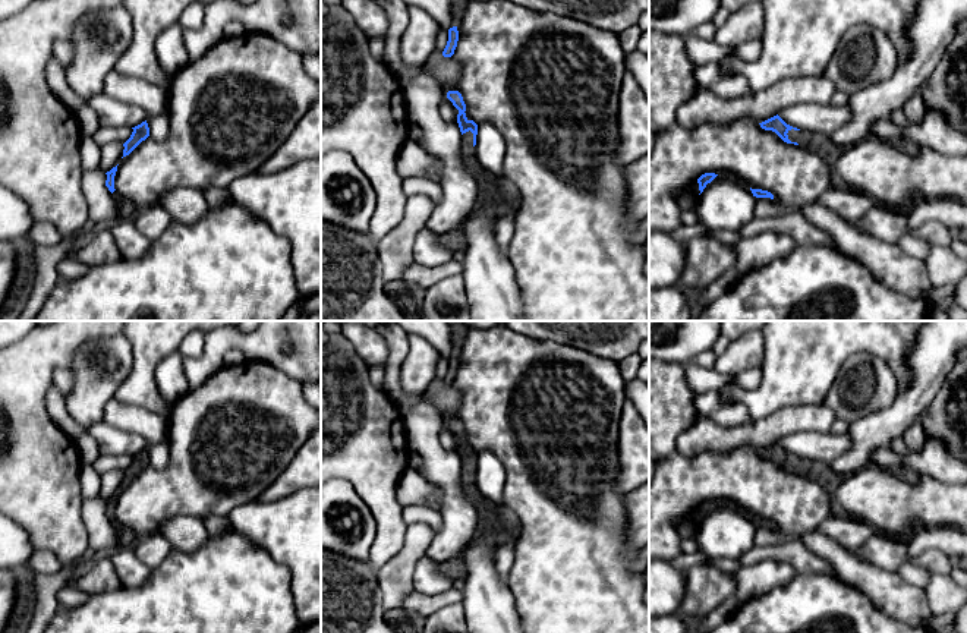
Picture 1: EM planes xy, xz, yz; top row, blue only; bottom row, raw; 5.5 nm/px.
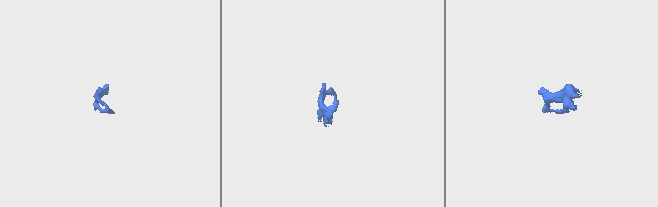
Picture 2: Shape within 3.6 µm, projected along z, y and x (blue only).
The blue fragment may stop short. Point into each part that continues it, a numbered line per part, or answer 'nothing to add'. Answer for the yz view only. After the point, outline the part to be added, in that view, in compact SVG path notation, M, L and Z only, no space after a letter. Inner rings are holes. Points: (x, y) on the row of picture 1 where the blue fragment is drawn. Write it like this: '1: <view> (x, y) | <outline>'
1: yz (819, 144) | M788 130L788 139L791 142L797 142L804 149L813 152L820 157L829 166L829 182L834 188L841 188L842 182L835 170L835 163L841 155L841 148L837 147L828 135L823 133L812 133L807 130Z
2: yz (689, 200) | M694 182L680 198L683 210L694 210L699 202L699 183Z

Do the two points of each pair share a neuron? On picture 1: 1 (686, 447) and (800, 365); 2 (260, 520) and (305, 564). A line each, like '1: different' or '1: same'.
1: different
2: same

